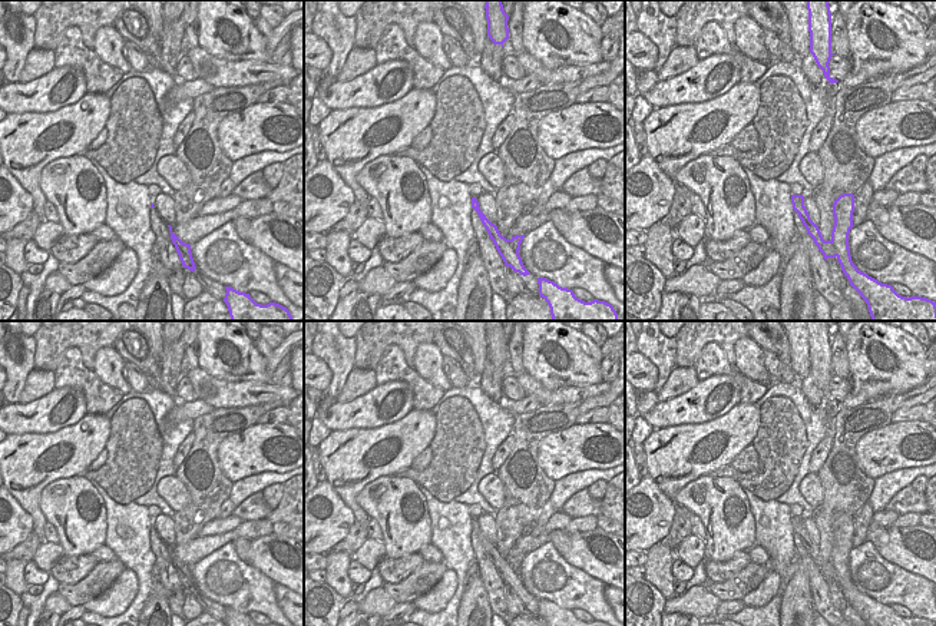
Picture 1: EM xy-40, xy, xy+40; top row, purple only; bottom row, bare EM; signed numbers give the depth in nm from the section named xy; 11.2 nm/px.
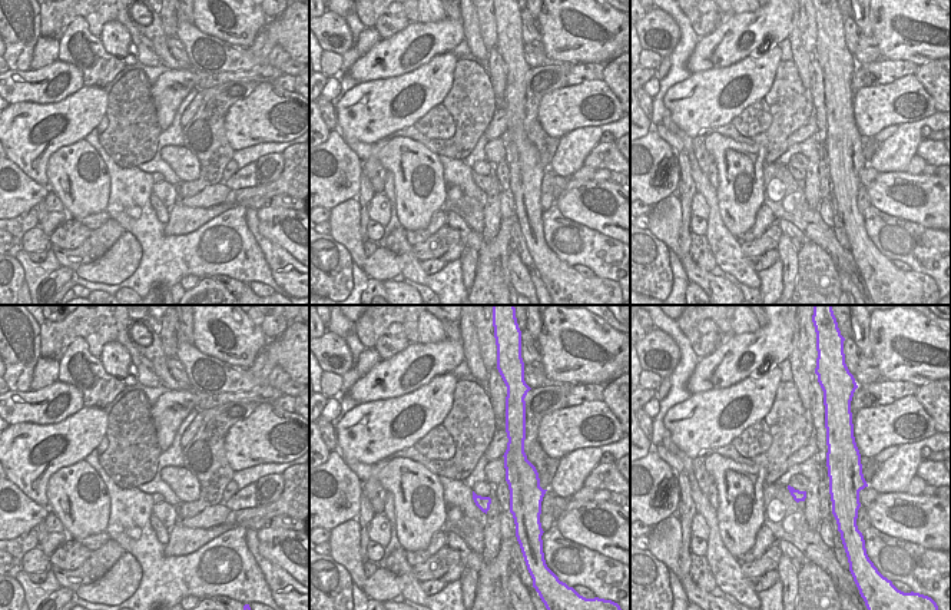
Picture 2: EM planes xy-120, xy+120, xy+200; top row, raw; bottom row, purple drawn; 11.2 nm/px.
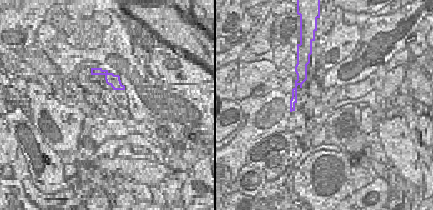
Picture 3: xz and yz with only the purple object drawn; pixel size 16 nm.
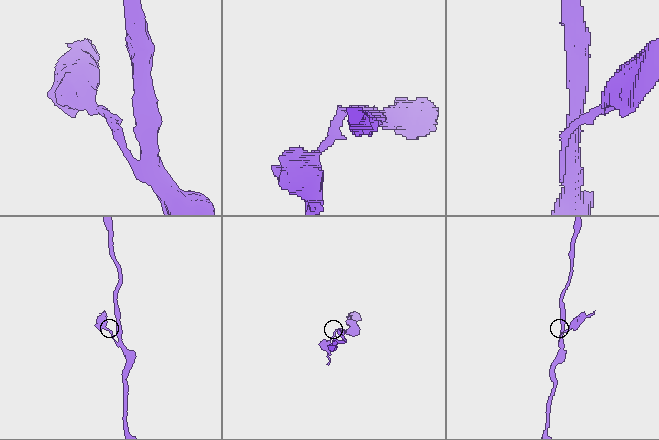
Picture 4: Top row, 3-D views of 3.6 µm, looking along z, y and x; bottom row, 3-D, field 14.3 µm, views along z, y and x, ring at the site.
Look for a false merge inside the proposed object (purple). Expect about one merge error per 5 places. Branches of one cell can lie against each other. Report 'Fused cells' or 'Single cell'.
Fused cells.

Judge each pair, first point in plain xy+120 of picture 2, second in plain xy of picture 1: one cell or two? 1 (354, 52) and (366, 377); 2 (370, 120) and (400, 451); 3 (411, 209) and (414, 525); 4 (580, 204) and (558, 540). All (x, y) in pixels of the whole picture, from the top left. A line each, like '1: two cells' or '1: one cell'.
1: one cell
2: one cell
3: one cell
4: two cells

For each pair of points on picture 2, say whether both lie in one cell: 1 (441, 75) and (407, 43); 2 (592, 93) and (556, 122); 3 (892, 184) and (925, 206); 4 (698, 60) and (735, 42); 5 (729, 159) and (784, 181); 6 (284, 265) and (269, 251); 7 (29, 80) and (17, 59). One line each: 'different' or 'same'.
1: different
2: same
3: same
4: same
5: different
6: same
7: different

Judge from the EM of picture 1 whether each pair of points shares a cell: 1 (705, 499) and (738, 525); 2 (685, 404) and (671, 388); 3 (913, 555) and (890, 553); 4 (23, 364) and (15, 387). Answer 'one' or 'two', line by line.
1: one
2: two
3: one
4: one

